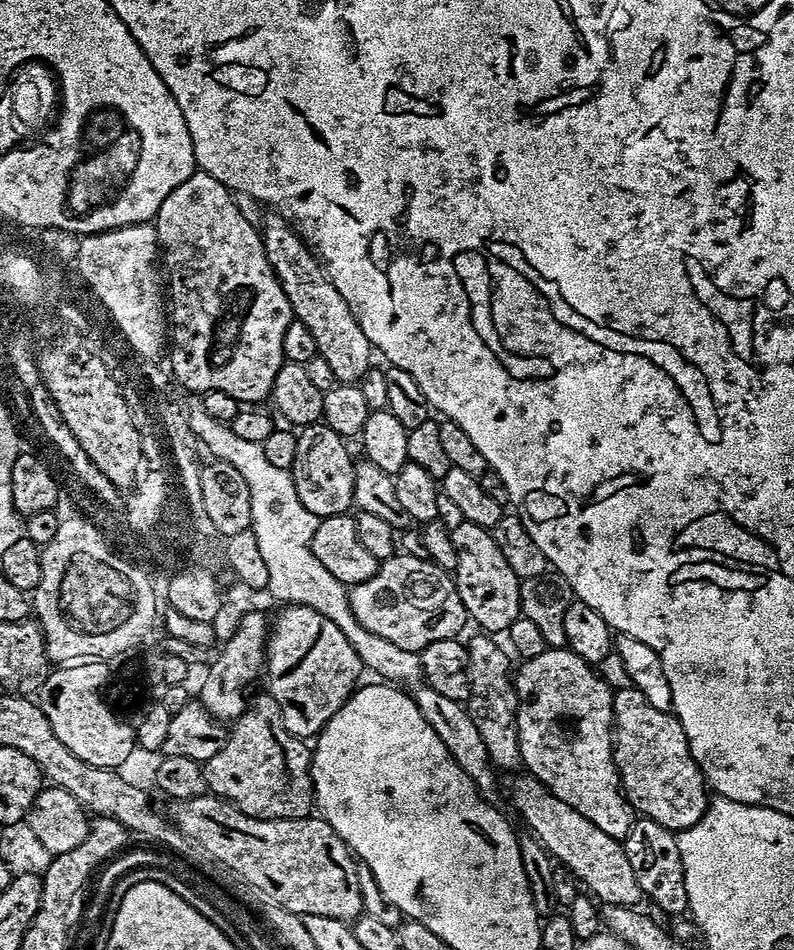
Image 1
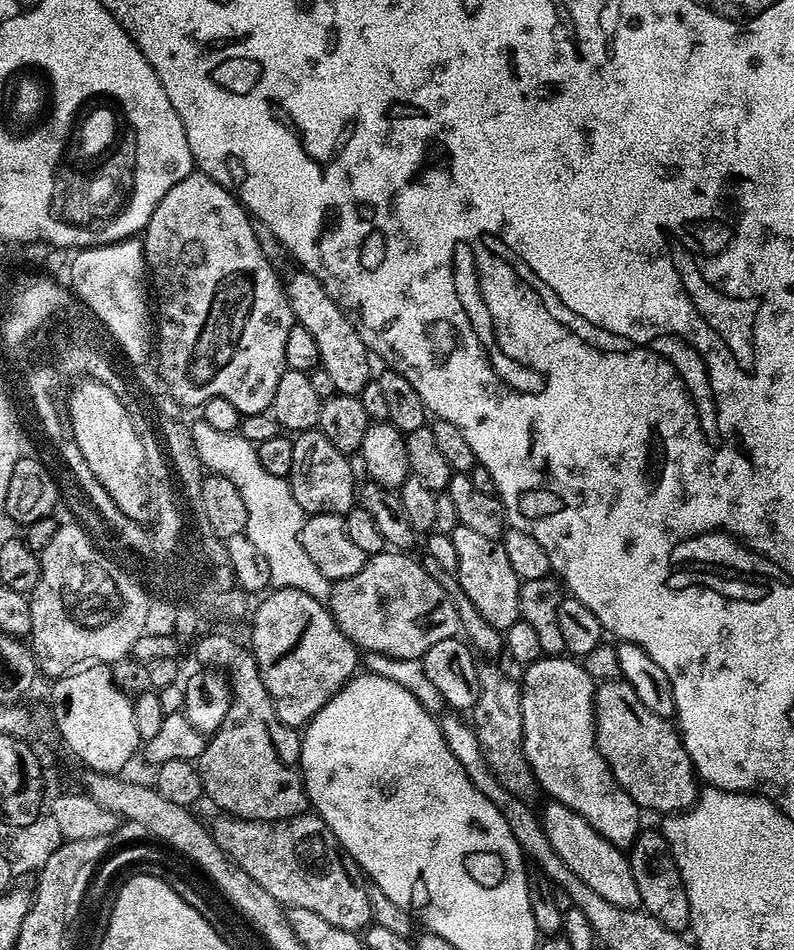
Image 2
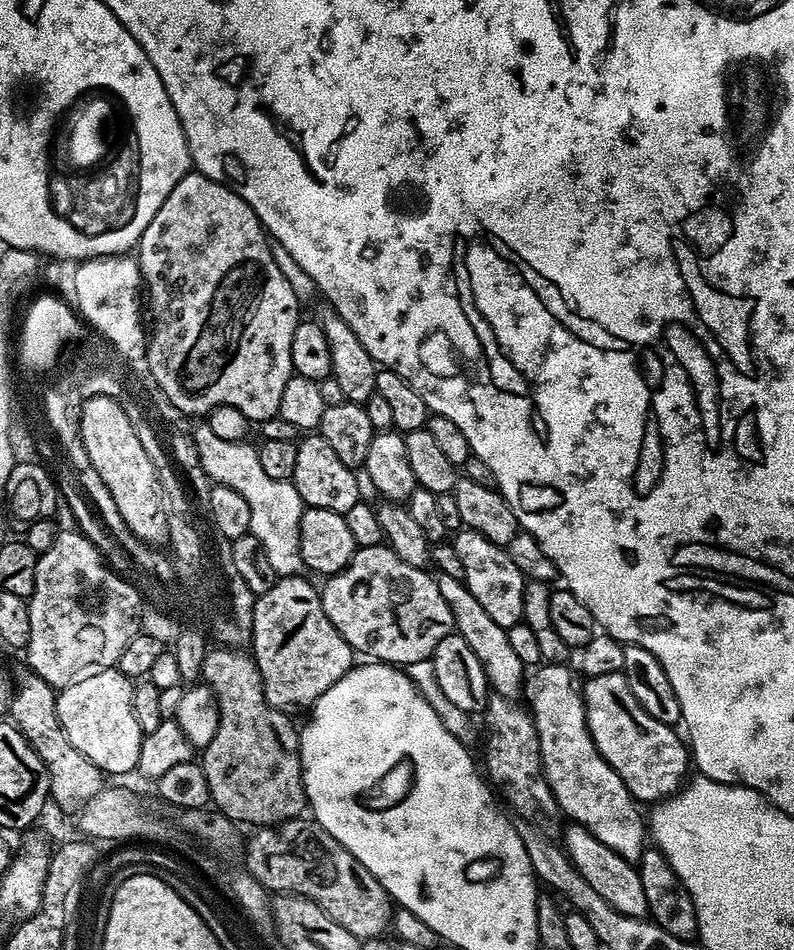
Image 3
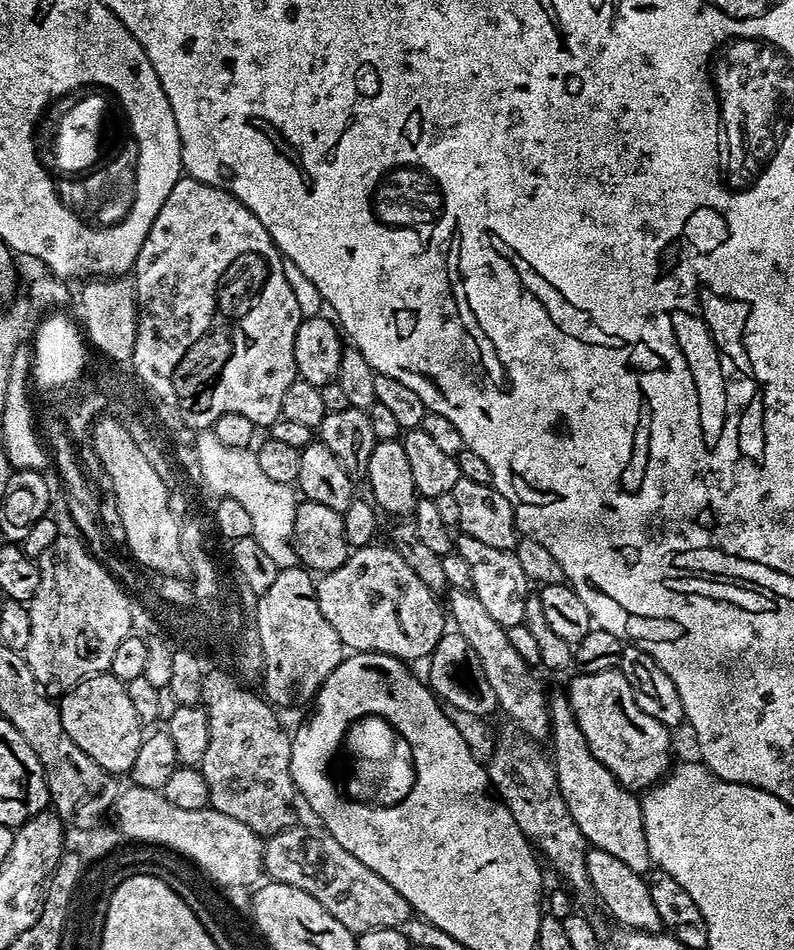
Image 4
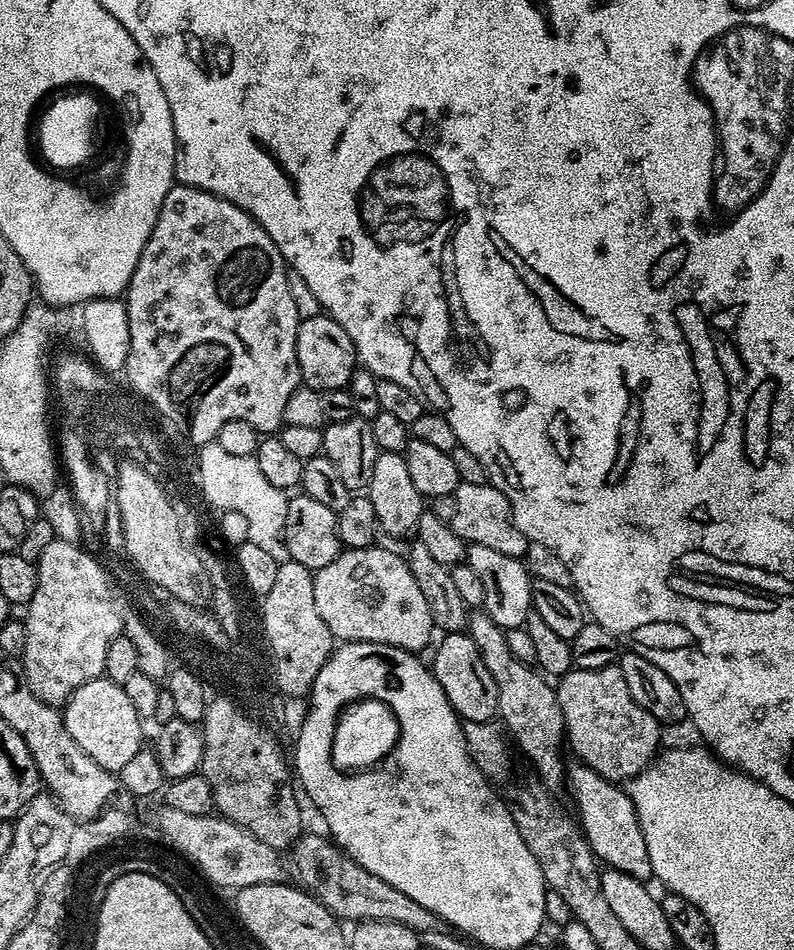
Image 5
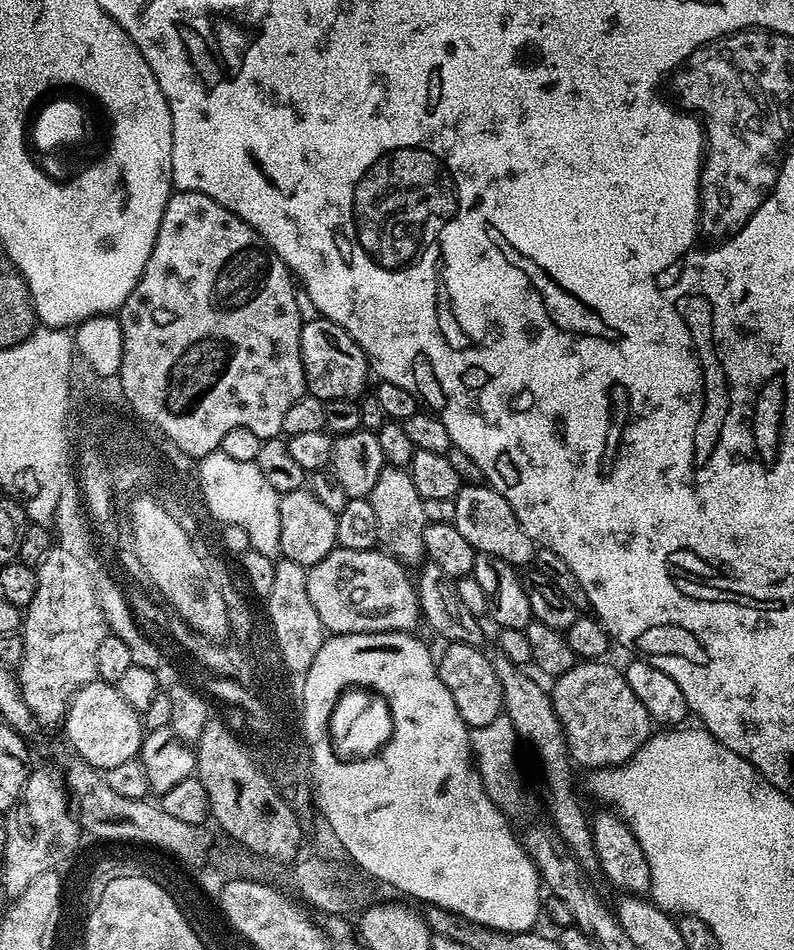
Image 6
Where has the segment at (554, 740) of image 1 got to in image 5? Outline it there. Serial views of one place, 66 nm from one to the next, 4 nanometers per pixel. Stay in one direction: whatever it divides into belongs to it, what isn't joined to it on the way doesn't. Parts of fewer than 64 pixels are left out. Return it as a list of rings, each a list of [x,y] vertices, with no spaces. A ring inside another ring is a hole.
[[[579,762],[567,769],[566,788],[568,792],[572,791],[572,800],[580,815],[578,827],[588,839],[597,861],[614,870],[622,870],[622,874],[630,874],[645,882],[651,881],[650,850],[627,791],[619,783],[602,778],[602,774],[590,770],[588,764]]]

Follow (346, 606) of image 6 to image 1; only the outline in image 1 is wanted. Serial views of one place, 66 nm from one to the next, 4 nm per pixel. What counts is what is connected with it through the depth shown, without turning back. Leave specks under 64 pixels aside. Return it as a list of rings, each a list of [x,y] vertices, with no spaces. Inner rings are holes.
[[[397,554],[377,563],[376,572],[366,582],[348,588],[348,603],[362,624],[374,634],[402,646],[402,650],[423,652],[430,642],[459,637],[469,623],[466,606],[458,598],[456,581],[431,560]]]

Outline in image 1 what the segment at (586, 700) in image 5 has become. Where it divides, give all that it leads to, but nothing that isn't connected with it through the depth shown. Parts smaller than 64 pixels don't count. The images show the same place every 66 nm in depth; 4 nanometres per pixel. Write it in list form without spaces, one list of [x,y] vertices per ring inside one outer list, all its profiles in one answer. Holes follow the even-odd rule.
[[[614,650],[602,658],[598,671],[615,690],[612,697],[612,757],[624,797],[631,804],[633,813],[658,822],[675,833],[694,826],[694,822],[706,814],[710,789],[690,754],[682,722],[672,712],[657,710],[646,702],[646,694],[632,687],[630,673]]]

